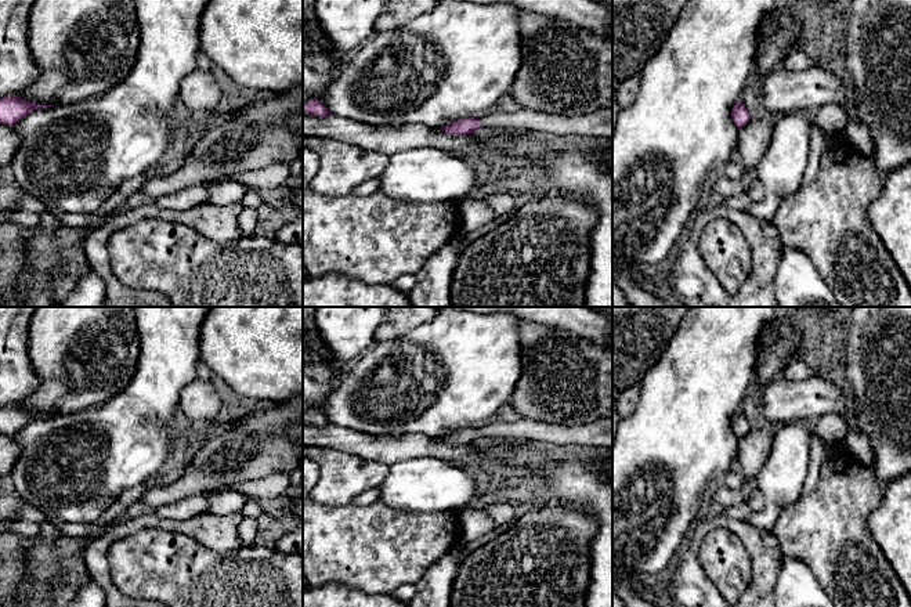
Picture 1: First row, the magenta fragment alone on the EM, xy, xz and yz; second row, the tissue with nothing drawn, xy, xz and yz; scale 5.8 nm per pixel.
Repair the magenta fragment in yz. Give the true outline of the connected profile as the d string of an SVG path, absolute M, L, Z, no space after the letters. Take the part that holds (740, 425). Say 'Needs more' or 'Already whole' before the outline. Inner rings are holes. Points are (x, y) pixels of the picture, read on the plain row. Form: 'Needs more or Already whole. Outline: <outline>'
Already whole. Outline: M738 411L734 415L731 420L731 429L738 438L742 438L751 430L751 424L742 411Z

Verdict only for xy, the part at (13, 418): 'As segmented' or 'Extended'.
As segmented

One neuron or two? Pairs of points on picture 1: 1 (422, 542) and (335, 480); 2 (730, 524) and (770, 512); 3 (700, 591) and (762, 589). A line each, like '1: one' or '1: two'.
1: two
2: two
3: one

